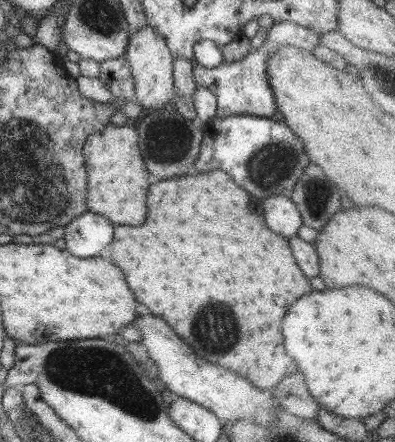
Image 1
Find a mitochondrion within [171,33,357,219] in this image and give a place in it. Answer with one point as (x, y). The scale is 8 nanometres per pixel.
(267, 167)

